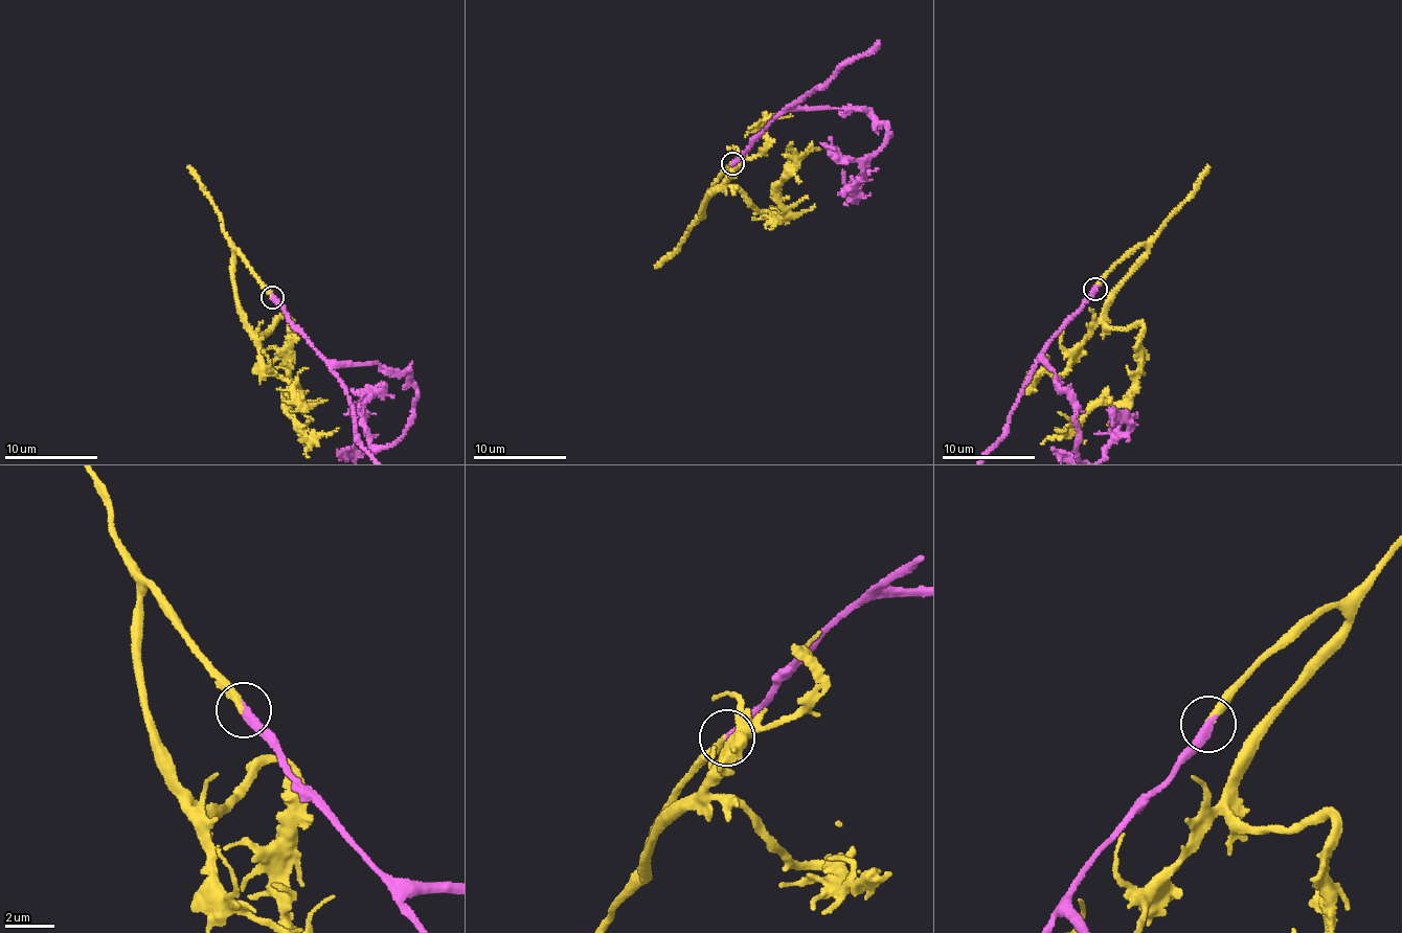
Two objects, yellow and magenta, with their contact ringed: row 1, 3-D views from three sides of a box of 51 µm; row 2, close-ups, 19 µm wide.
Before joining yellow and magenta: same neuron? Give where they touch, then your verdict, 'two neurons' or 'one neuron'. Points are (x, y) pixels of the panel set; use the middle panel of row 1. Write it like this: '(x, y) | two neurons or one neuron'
(732, 163) | one neuron

